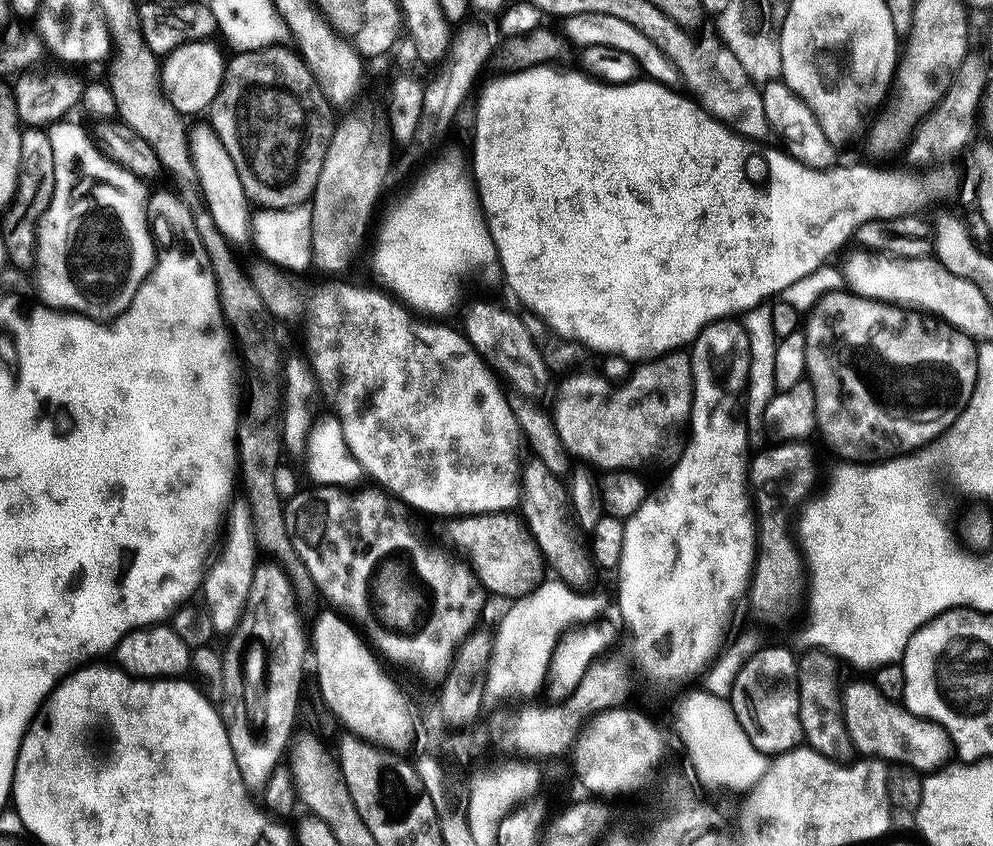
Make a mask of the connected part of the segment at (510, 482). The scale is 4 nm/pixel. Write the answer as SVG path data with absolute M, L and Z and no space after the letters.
M342 282L338 288L328 288L328 292L336 296L336 300L332 300L332 304L336 304L336 308L332 308L332 312L336 312L336 324L328 324L328 320L312 320L312 316L308 316L308 332L302 336L302 343L308 347L306 360L310 365L310 371L317 385L322 389L323 395L325 392L329 402L332 403L331 411L342 426L342 434L346 438L346 446L350 446L350 454L354 454L361 469L367 475L369 472L377 480L373 481L383 491L397 496L402 503L408 505L409 509L417 513L418 511L429 512L432 516L456 518L515 509L522 499L522 459L520 460L522 433L519 420L515 417L515 410L512 408L512 400L502 387L497 373L493 372L484 358L476 353L463 331L456 329L455 332L454 329L447 328L444 322L425 322L413 315L399 299L393 298L387 291L379 291L375 292L372 288L359 288L358 285L349 282Z

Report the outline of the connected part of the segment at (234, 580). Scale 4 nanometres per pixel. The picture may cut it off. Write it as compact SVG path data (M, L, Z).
M244 510L234 512L231 513L230 519L226 524L228 541L225 542L224 549L222 549L222 544L222 547L219 549L219 552L221 551L220 557L218 557L218 552L202 580L202 596L204 592L205 600L203 603L206 605L206 611L212 620L213 633L216 634L234 631L236 623L243 616L245 619L250 586L254 582L254 570L258 563L258 549L256 539L252 533L252 517Z

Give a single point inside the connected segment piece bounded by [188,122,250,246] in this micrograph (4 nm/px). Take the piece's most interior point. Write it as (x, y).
(227, 203)

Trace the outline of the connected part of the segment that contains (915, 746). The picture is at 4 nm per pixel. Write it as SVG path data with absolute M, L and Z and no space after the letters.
M867 679L860 680L857 684L845 683L842 699L844 725L857 753L885 762L909 764L921 774L931 774L945 767L953 759L952 738L942 725L914 715L903 703L888 700Z

